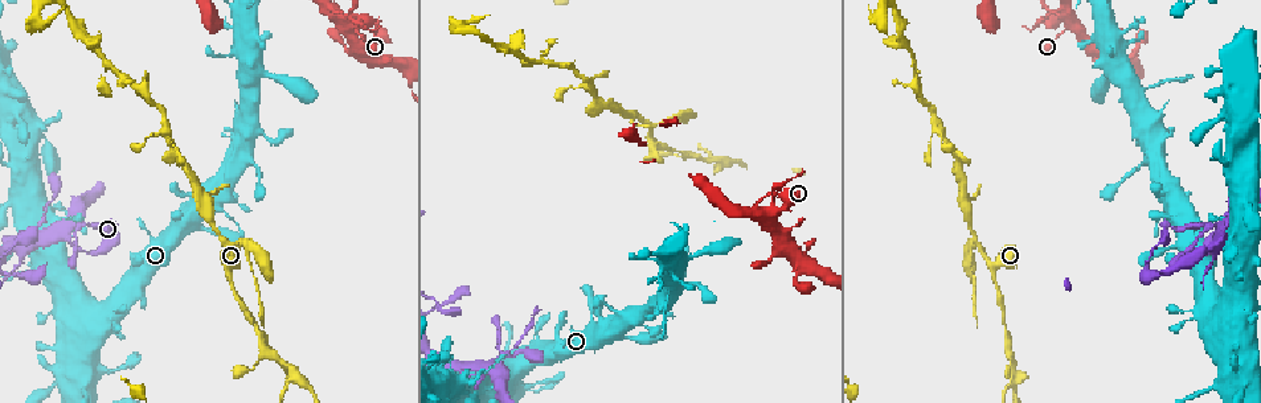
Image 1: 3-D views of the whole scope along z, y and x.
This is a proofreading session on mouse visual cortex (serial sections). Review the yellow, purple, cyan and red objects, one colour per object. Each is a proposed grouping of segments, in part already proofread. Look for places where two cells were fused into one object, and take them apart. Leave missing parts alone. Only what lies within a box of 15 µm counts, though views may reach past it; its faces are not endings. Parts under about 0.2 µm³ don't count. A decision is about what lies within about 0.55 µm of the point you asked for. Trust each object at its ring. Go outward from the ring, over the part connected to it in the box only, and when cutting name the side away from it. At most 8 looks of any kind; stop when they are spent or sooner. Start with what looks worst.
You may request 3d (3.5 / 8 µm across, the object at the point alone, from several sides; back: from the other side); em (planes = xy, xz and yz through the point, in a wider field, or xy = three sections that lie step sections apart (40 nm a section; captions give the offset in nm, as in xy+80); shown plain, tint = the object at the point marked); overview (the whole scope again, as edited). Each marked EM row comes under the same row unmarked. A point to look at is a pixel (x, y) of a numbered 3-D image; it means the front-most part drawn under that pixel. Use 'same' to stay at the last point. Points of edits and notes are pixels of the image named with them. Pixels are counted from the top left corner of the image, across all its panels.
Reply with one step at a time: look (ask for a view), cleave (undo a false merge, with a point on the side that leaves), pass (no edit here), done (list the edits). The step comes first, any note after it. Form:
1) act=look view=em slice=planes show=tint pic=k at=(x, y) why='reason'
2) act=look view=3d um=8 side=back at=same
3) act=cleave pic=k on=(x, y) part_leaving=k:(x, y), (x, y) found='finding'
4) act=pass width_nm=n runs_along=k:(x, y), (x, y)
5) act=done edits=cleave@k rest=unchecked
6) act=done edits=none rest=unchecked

act=look view=3d um=3.5 pic=1 at=(719, 162) why='arms part here'

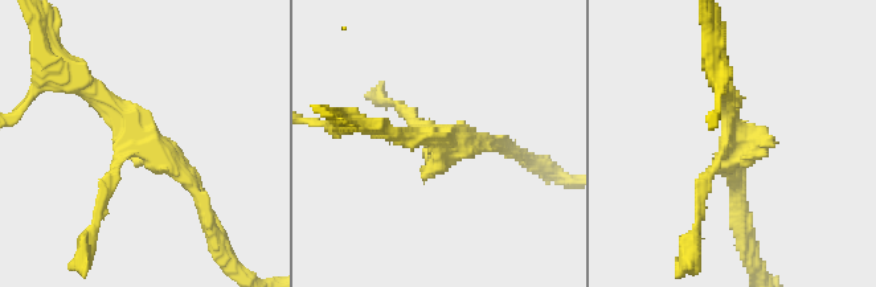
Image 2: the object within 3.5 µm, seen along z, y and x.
act=look view=em slice=planes show=tint pic=2 at=(733, 132)

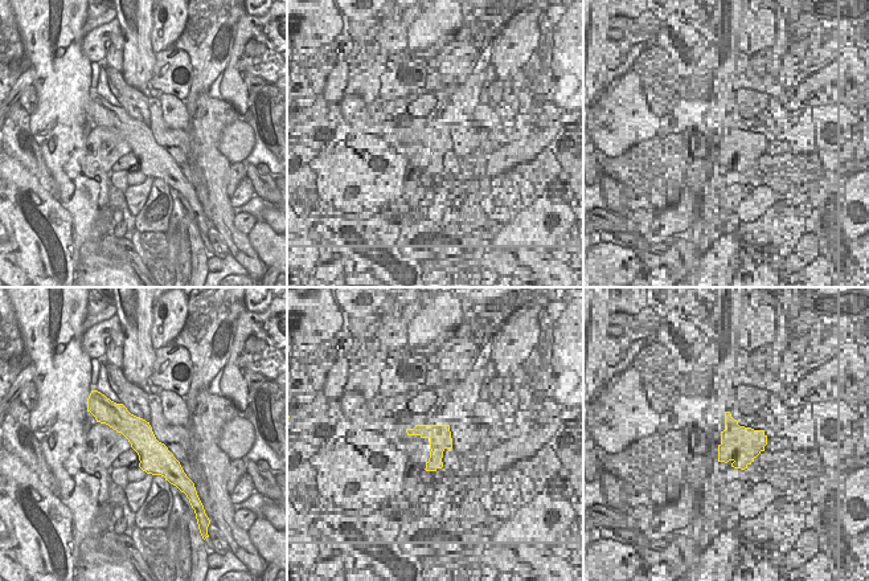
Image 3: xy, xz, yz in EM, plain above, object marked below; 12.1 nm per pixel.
act=pass width_nm=340 runs_along=2:(74, 81), (127, 113), (200, 203) found='all the same cell'

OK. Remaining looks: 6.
act=look view=3d um=3.5 pic=1 at=(651, 129) why='arms part here'

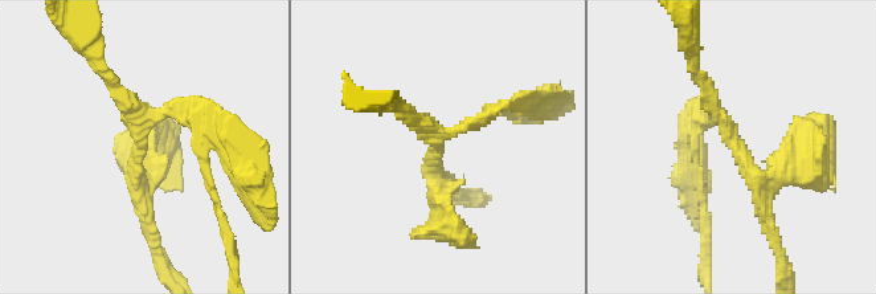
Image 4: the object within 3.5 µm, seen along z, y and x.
act=look view=em slice=xy step=3 show=tint pic=4 at=(729, 125) why='now the EM'

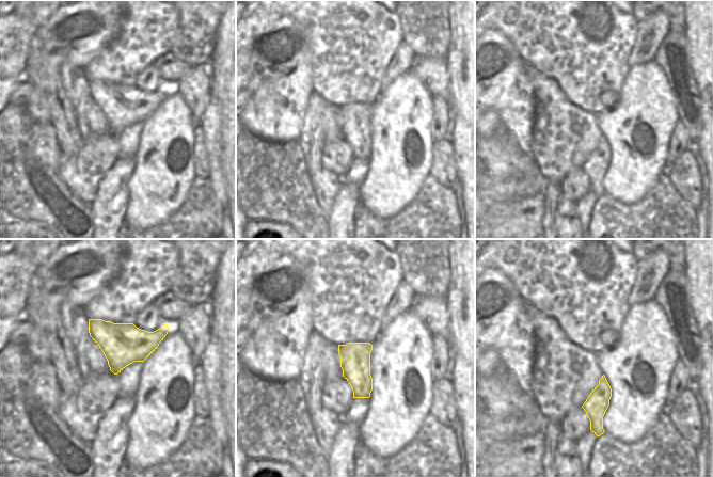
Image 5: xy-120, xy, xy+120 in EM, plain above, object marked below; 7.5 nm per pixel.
act=look view=em slice=xy step=1 show=tint at=same why='another direction'

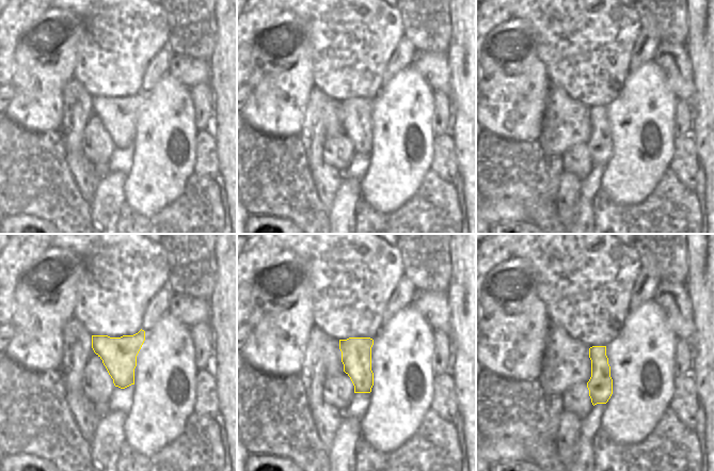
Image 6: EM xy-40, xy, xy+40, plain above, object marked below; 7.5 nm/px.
act=pass runs_along=4:(784, 172), (746, 164), (692, 54) found='one cell here'

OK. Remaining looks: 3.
act=look view=3d um=3.5 pic=1 at=(350, 28) why='branch point'

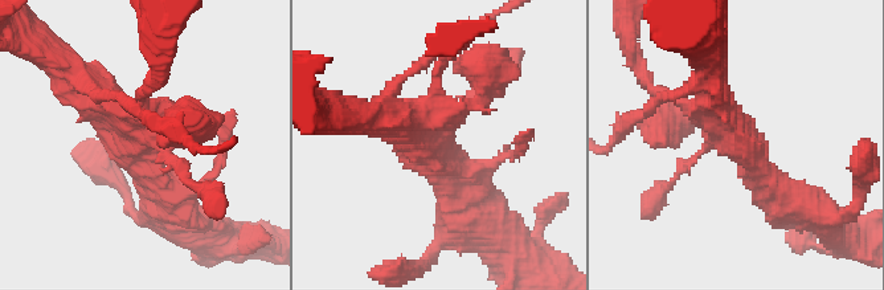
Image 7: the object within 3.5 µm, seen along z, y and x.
act=look view=em slice=xy step=2 show=tint pic=7 at=(716, 139)

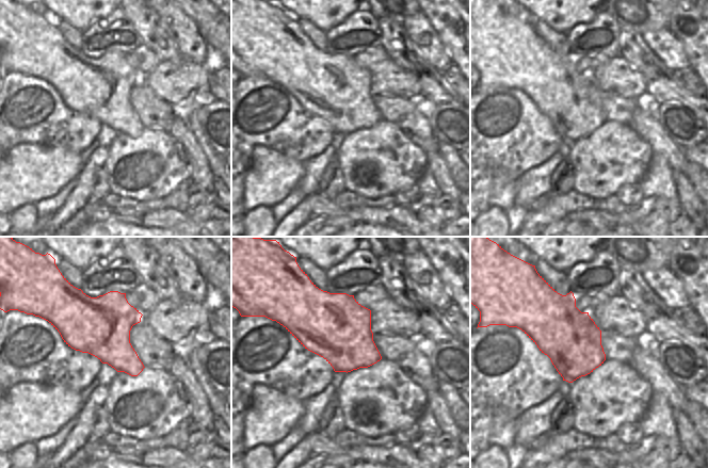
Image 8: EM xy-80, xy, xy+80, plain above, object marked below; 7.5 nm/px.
act=pass found='continuous, no second cell'

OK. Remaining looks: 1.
act=done edits=none rest=unchecked

